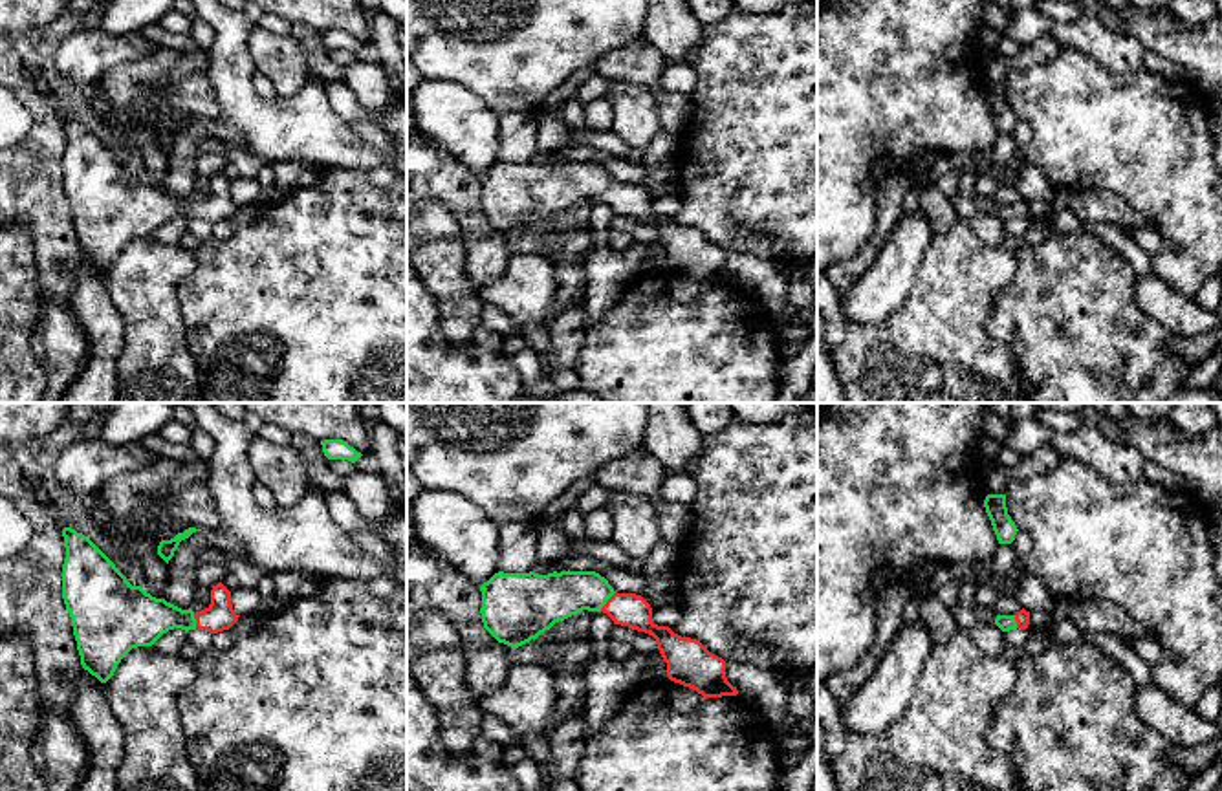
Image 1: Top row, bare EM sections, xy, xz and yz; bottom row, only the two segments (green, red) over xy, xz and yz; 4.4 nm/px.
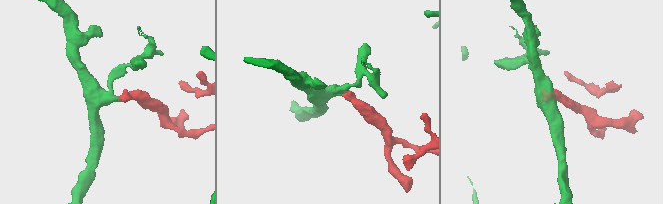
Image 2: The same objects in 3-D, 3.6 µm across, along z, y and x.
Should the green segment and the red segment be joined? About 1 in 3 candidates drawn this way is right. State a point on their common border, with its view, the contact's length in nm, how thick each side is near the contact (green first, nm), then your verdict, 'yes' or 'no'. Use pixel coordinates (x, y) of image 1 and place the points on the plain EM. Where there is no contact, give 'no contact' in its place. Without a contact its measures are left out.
meets green in xz at (607, 189); contact 120 nm long; 220 nm thick on the green side, 150 nm on the other; yes

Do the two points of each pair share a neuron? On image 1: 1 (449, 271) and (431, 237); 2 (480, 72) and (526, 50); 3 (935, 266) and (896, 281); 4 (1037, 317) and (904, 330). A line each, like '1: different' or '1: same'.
1: same
2: same
3: different
4: different

